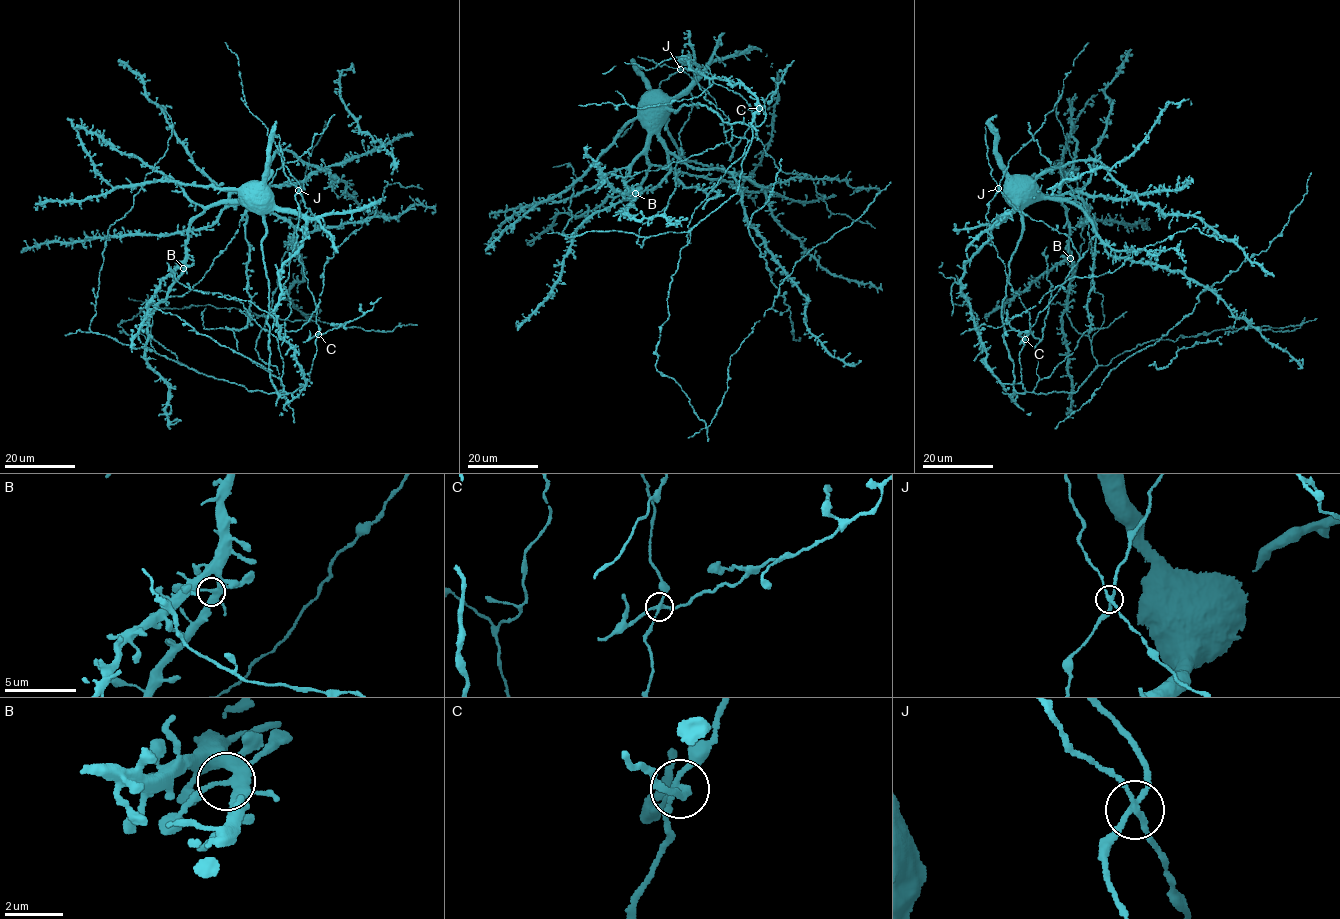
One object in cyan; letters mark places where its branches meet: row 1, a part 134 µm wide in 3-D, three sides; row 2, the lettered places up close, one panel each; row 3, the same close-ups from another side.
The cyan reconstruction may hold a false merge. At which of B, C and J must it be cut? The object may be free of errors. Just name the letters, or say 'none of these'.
C

